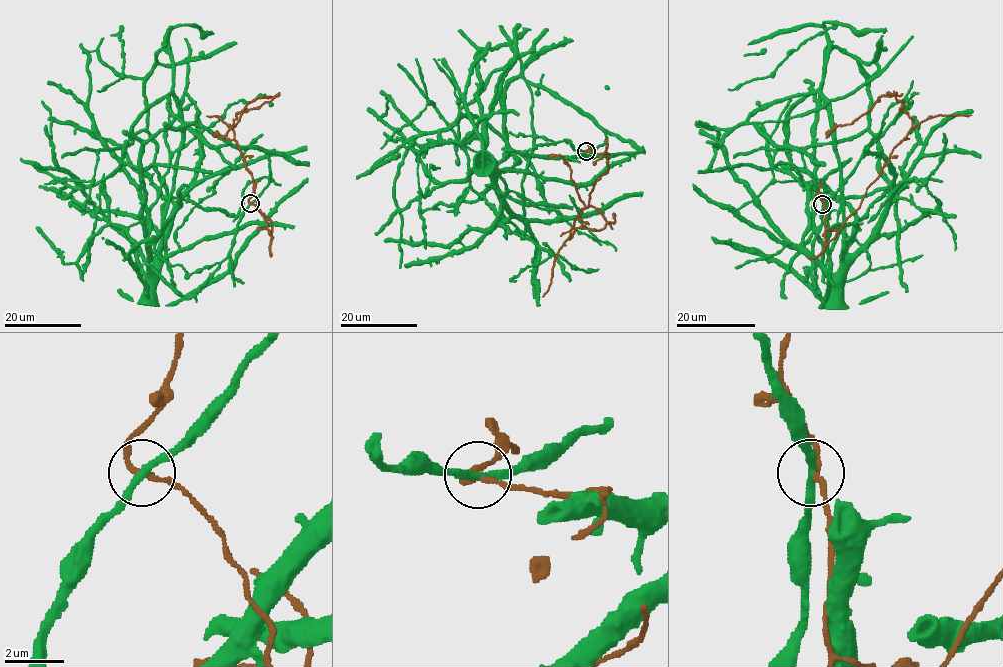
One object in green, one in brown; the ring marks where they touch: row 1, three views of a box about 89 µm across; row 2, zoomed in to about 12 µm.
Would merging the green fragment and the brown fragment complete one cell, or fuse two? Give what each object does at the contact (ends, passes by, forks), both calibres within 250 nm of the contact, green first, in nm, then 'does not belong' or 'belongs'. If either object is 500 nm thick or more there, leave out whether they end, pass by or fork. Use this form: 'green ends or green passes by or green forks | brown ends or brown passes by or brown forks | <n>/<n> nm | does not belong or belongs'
green passes by | brown passes by | 240/140 nm | does not belong

